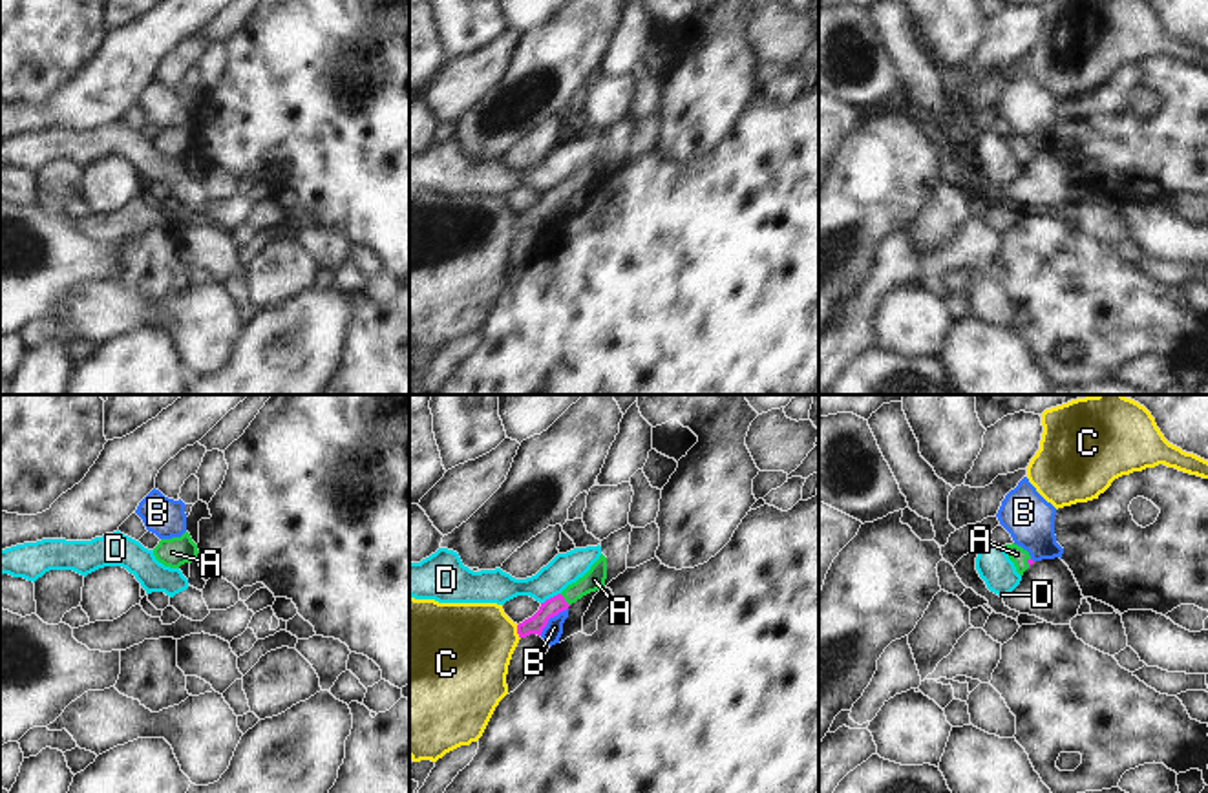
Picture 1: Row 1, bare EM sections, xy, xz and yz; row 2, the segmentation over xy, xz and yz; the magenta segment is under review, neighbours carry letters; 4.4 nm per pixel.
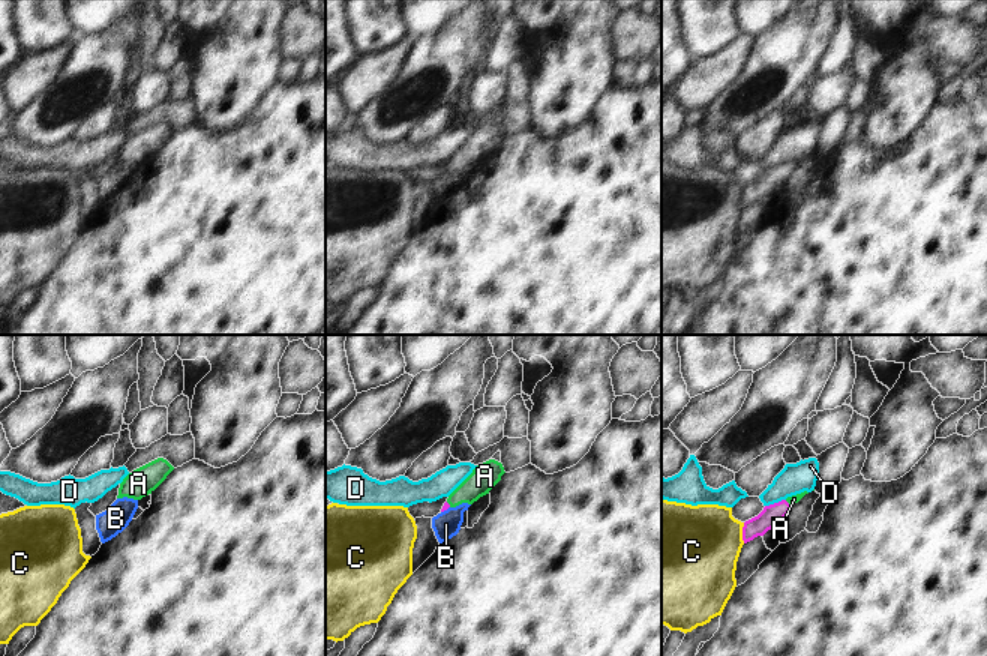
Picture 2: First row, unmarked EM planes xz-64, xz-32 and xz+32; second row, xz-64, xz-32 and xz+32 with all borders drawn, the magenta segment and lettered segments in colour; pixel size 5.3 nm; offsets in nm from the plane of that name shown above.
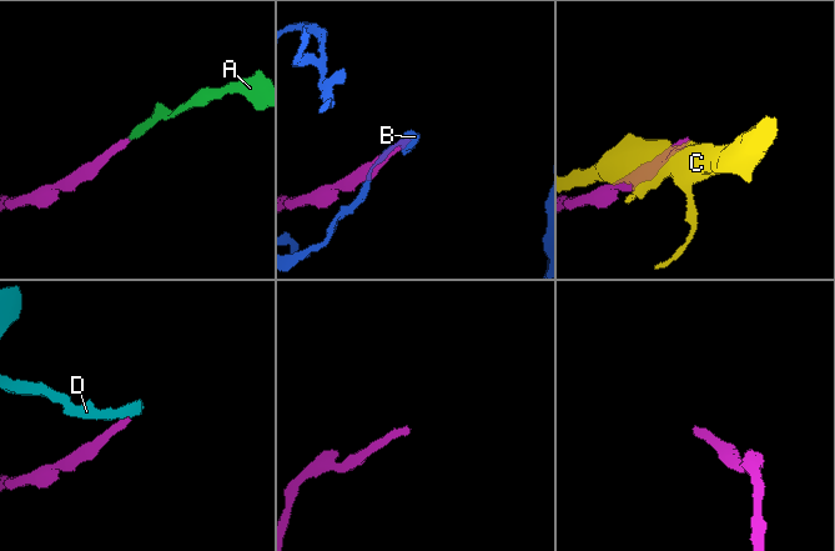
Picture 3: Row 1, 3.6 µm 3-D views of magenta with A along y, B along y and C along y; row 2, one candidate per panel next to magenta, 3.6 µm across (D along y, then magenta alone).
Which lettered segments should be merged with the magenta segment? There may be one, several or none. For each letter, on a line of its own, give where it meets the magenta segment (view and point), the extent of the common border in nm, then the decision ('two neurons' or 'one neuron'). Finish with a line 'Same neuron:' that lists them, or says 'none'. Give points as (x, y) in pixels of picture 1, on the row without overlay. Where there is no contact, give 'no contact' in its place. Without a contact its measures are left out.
A: contact xz (563, 190); length 70 nm; one neuron
B: contact xz (551, 207); length 180 nm; two neurons
C: contact xz (518, 223); length 70 nm; two neurons
D: contact xz (551, 189); length 100 nm; two neurons
Same neuron: A

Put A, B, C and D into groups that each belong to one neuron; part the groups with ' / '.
A / B / C / D

